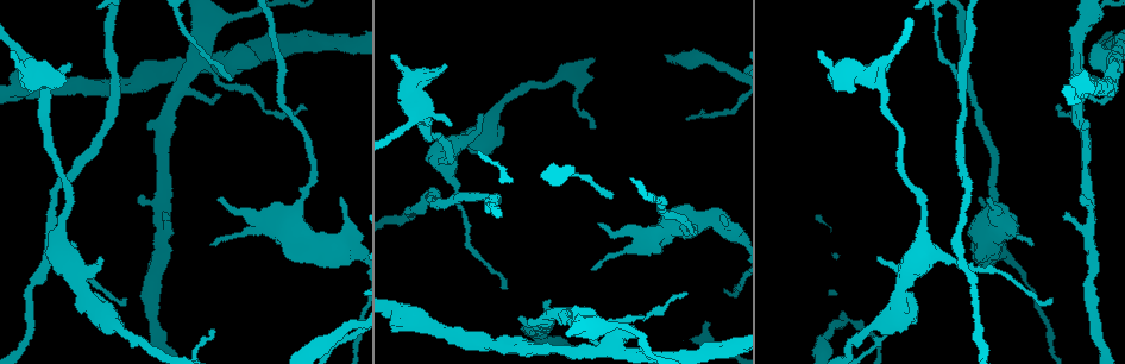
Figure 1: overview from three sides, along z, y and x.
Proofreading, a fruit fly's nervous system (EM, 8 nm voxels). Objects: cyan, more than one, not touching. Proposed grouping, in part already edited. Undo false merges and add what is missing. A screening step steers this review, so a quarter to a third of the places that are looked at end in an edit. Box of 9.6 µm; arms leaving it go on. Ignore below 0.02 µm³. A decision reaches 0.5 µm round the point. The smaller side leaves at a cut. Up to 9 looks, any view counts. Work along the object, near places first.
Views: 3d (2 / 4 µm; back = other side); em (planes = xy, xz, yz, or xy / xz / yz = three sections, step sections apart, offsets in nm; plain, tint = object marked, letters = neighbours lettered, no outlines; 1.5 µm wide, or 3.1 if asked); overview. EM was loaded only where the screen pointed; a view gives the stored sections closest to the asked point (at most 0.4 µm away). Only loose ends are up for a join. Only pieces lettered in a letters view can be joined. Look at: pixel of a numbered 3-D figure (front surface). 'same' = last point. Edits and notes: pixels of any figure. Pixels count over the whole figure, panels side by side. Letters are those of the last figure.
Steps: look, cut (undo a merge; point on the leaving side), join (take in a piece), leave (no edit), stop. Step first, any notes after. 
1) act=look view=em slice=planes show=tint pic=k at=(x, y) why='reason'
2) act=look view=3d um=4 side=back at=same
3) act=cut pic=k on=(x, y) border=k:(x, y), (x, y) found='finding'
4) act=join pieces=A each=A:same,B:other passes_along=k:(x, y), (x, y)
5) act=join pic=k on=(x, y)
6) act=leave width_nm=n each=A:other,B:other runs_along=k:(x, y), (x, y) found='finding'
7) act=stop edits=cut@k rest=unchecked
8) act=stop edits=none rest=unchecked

act=look view=3d um=4 pic=1 at=(165, 213) why='free end'

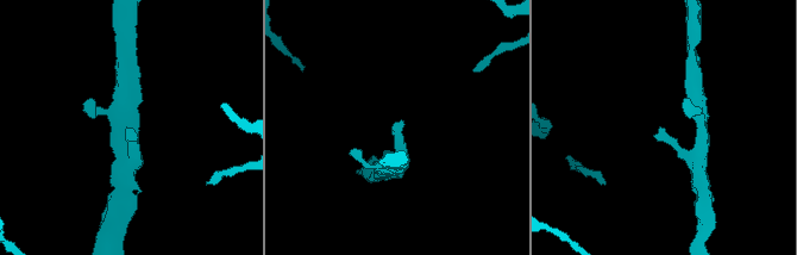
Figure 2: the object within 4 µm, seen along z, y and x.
act=look view=em slice=xz step=4 show=letters pic=2 at=(659, 130) why='now the EM'

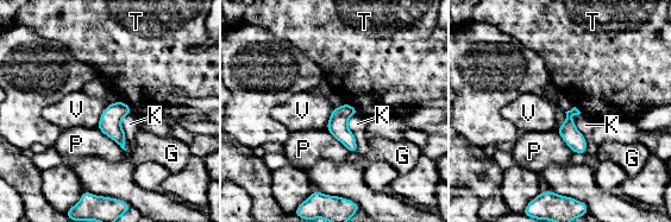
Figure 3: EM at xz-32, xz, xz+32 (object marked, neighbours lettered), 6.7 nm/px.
act=leave each=G:other,K:other,P:other,T:other,V:other border=3:(108, 105), (101, 113), (96, 126) found='no lettered piece goes on from it'

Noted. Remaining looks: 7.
act=look view=3d um=2 pic=1 at=(393, 305) why='calibre changes'

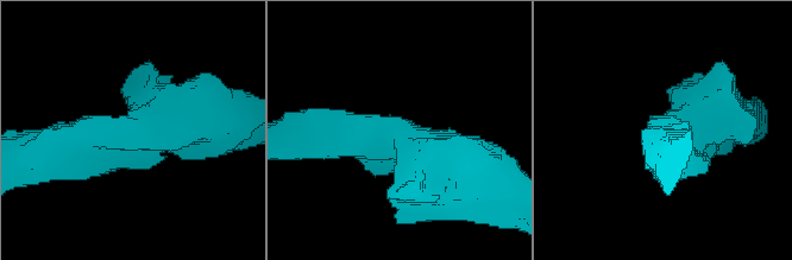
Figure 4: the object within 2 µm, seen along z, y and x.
act=look view=em slice=planes show=tint pic=4 at=(132, 135)

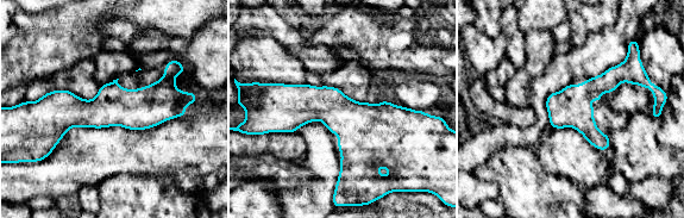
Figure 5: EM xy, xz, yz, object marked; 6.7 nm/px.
act=look view=em slice=planes show=letters at=same why='see the neighbours'

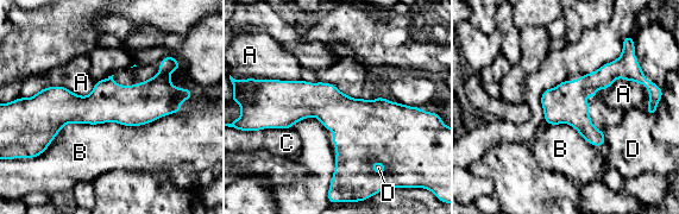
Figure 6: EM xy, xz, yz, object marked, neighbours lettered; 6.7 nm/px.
act=leave width_nm=280 each=A:other,B:other,C:other,D:other runs_along=6:(30, 102), (173, 109) found='one cell here'

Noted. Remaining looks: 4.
act=look view=3d um=2 pic=1 at=(590, 129) why='thin end'

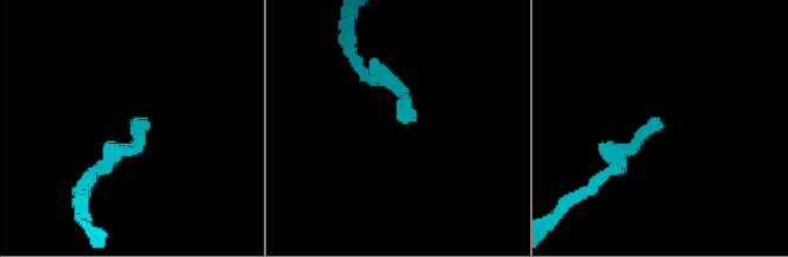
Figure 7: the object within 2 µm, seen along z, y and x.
act=look view=em slice=planes show=letters pic=7 at=(135, 121) why='shape alone is not enough'

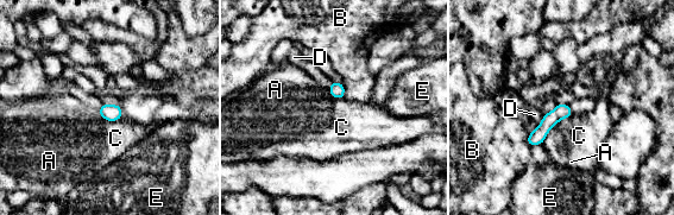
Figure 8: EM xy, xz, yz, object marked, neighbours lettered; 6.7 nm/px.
act=leave each=A:other,B:other,C:other,D:other,E:other border=8:(573, 114), (561, 119), (541, 144) found='none of them fits'

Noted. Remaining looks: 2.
act=look view=em slice=xy step=8 show=tint pic=1 at=(1082, 128) why='free end'

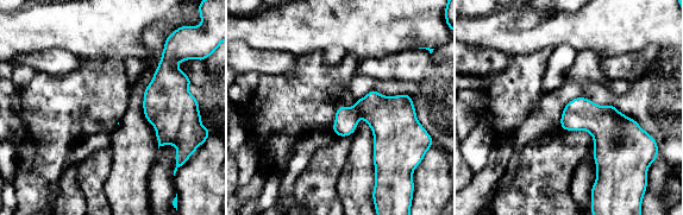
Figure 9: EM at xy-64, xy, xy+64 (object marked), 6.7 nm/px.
act=look view=em slice=yz step=8 show=letters at=same

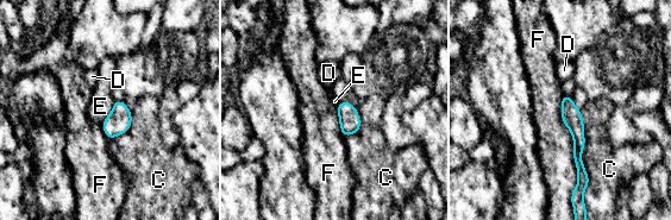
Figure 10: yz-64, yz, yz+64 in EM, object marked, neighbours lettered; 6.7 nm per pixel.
act=leave width_nm=110 each=C:other,D:other,E:other,F:other border=10:(114, 101), (113, 108), (101, 123) found='none of them fits'

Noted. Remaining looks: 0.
act=stop edits=none rest=unchecked

